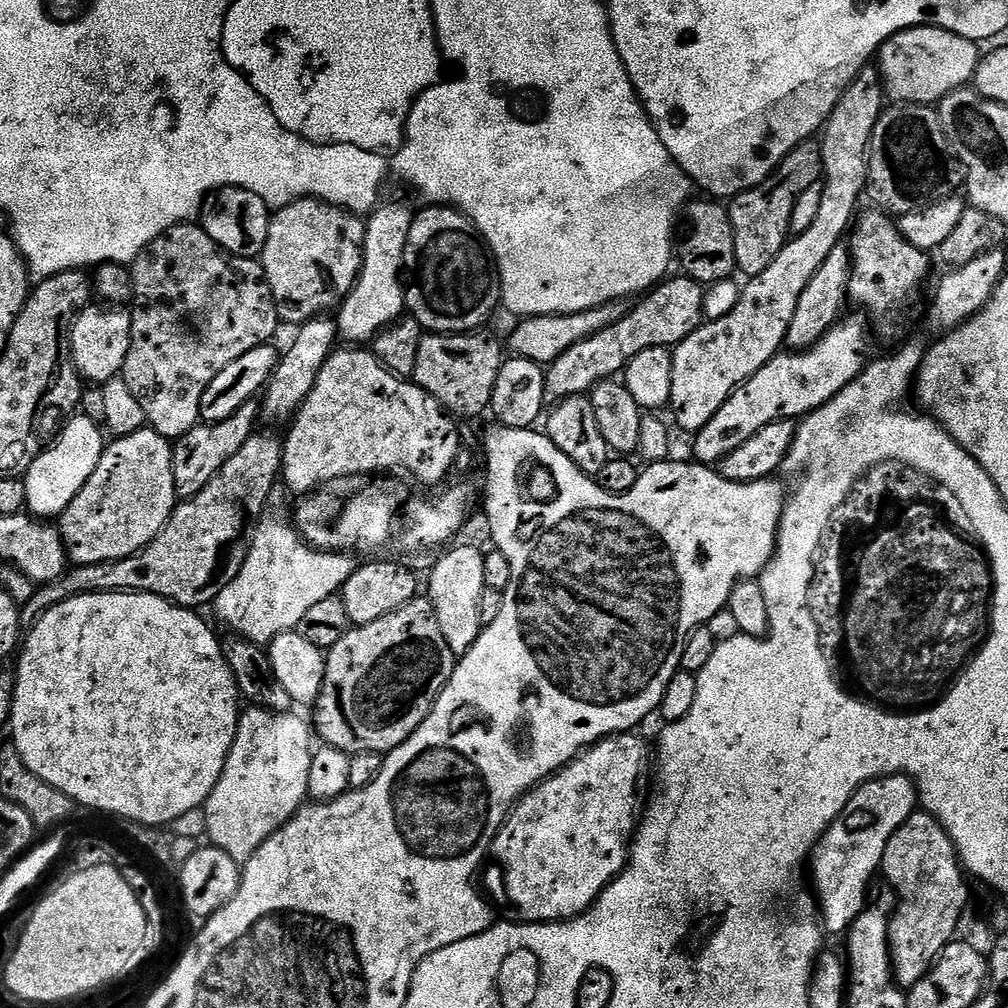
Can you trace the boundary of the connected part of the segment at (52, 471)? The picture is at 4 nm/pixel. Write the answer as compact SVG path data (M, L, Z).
M83 414L73 415L59 429L54 443L45 447L40 457L27 465L26 475L23 477L27 511L36 518L59 518L66 506L74 502L78 490L86 486L86 478L94 474L94 466L98 466L98 458L102 458L105 447L106 436L101 425L95 424Z

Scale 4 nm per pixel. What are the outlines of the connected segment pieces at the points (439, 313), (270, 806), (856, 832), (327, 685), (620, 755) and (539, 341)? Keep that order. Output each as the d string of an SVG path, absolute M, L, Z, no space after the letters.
M424 206L412 218L410 238L406 238L404 267L406 269L406 287L404 303L407 311L432 334L451 334L454 332L475 332L485 327L484 323L492 316L496 304L501 303L500 274L496 271L496 262L487 242L471 220L451 206Z
M255 706L247 707L240 715L239 730L236 731L234 746L227 756L222 778L203 807L207 818L207 839L213 847L222 849L236 864L244 865L284 824L303 807L309 797L309 770L312 761L312 740L307 724L291 712L272 712Z
M879 776L877 780L868 780L852 795L844 808L844 813L831 824L824 837L817 842L810 857L810 872L812 868L812 884L816 887L814 896L818 901L818 912L820 908L819 915L822 917L823 927L829 933L847 933L858 918L858 914L862 914L865 904L868 903L868 893L877 879L875 876L881 871L880 863L886 854L886 842L890 842L892 835L911 818L917 808L918 793L914 781L908 776Z
M427 598L411 600L378 622L349 628L342 642L326 652L324 681L314 705L315 735L349 754L392 752L422 726L457 663Z
M617 734L607 736L604 740L590 748L584 749L575 760L572 760L564 768L559 768L552 776L547 776L540 781L532 791L521 796L516 802L516 807L508 813L507 820L500 828L500 832L492 840L490 849L491 859L496 859L500 863L500 868L504 871L504 900L508 903L509 917L525 924L550 924L562 920L573 920L575 916L581 916L591 904L596 903L596 899L602 894L602 890L616 877L628 864L628 853L632 837L638 823L638 809L640 804L640 779L644 776L644 767L650 764L650 748L640 734Z
M625 298L611 300L602 306L594 306L590 310L571 312L561 316L525 316L517 323L520 325L513 330L507 347L510 352L510 347L512 347L511 355L513 357L547 366L555 362L562 354L566 354L566 350L570 350L570 346L598 334L598 330L606 330L610 326L614 326L614 322L626 318L626 314L630 314L633 307L633 301Z

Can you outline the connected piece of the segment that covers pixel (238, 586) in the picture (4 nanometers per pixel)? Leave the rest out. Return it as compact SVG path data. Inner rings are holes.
M268 512L257 521L239 574L216 596L214 609L229 631L266 646L278 634L297 629L303 615L315 603L337 595L359 565L349 553L313 548L289 521Z

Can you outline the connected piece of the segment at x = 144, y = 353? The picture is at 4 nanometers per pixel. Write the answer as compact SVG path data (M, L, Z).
M199 223L176 224L170 230L163 232L157 240L150 242L150 246L142 249L138 259L132 261L130 265L130 296L132 337L130 338L130 354L126 354L122 379L130 388L130 393L134 394L134 398L142 406L147 427L153 428L168 441L175 442L201 423L200 407L202 406L202 394L206 394L206 386L210 386L210 382L214 382L214 378L218 378L218 374L222 374L222 370L226 370L226 366L230 366L230 362L242 358L242 354L246 354L246 350L254 350L259 344L267 344L273 339L271 336L276 332L278 317L270 294L270 286L264 277L264 266L259 259L247 260L241 256L225 254L216 245L214 238L210 238L210 234L204 232Z

